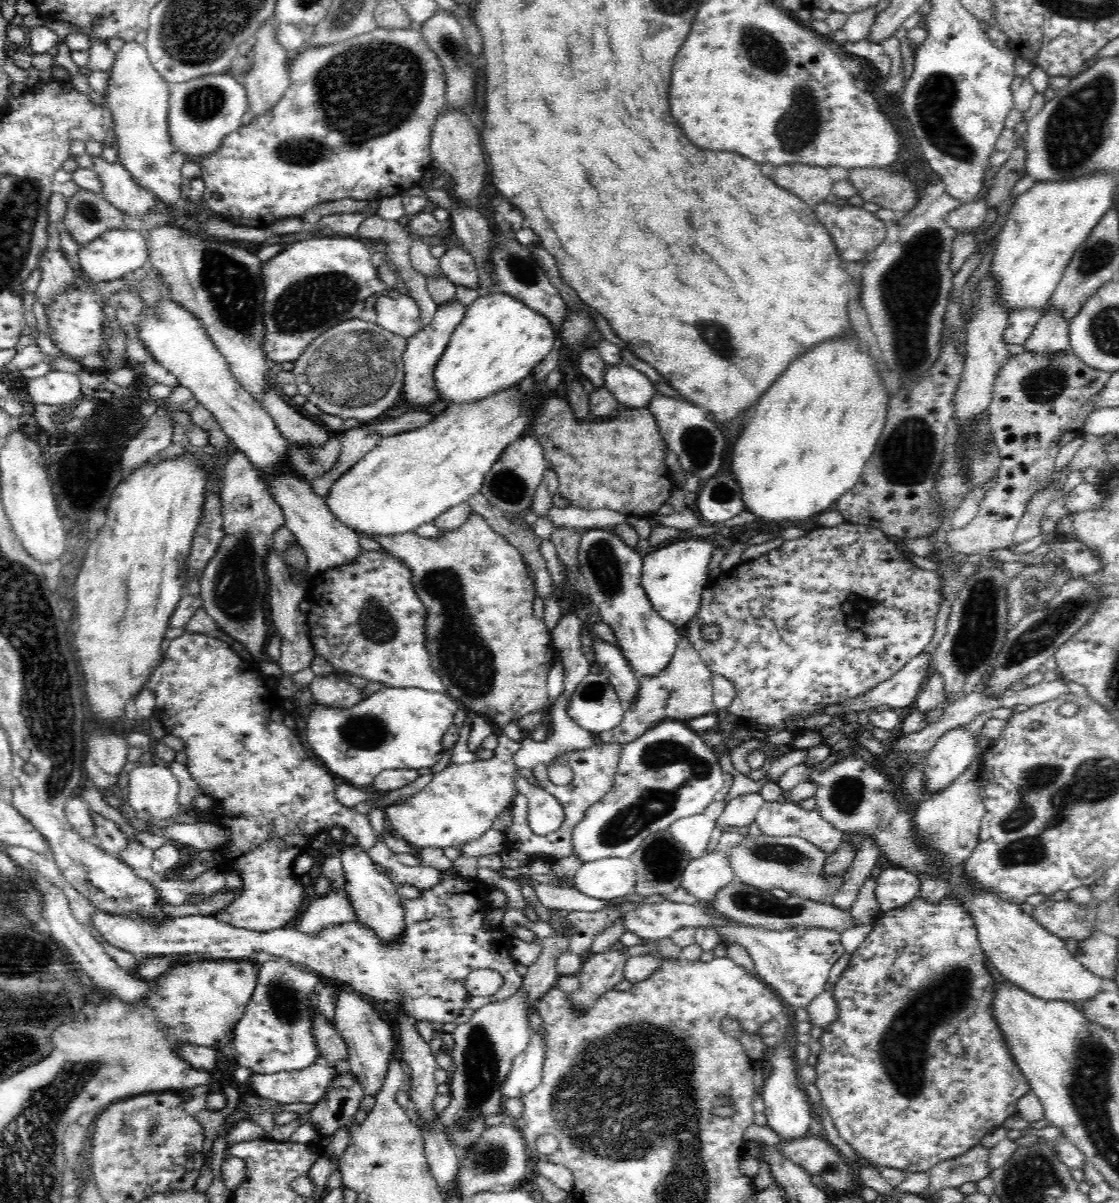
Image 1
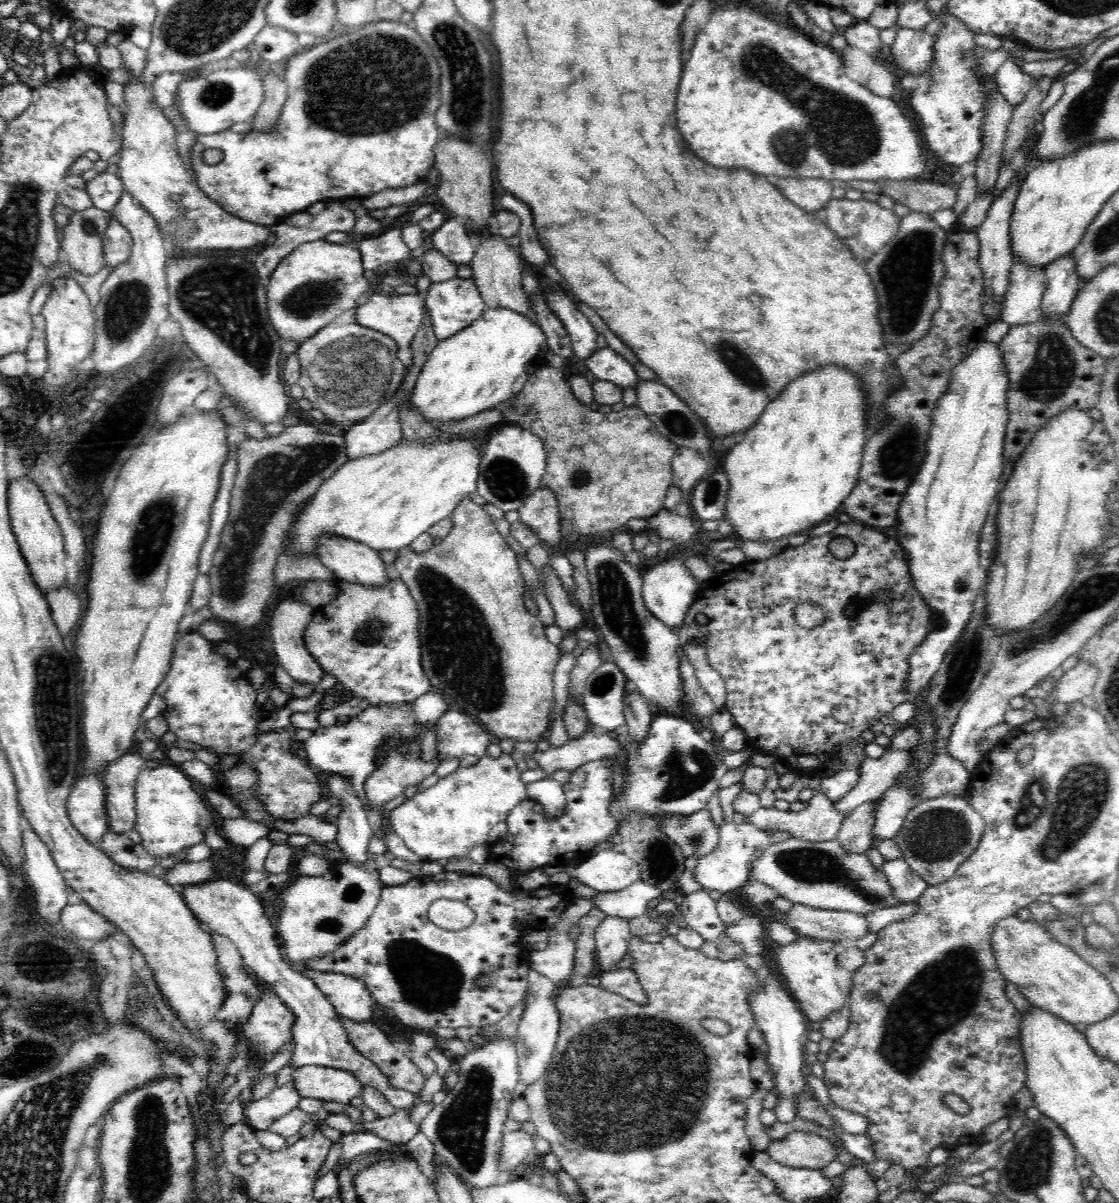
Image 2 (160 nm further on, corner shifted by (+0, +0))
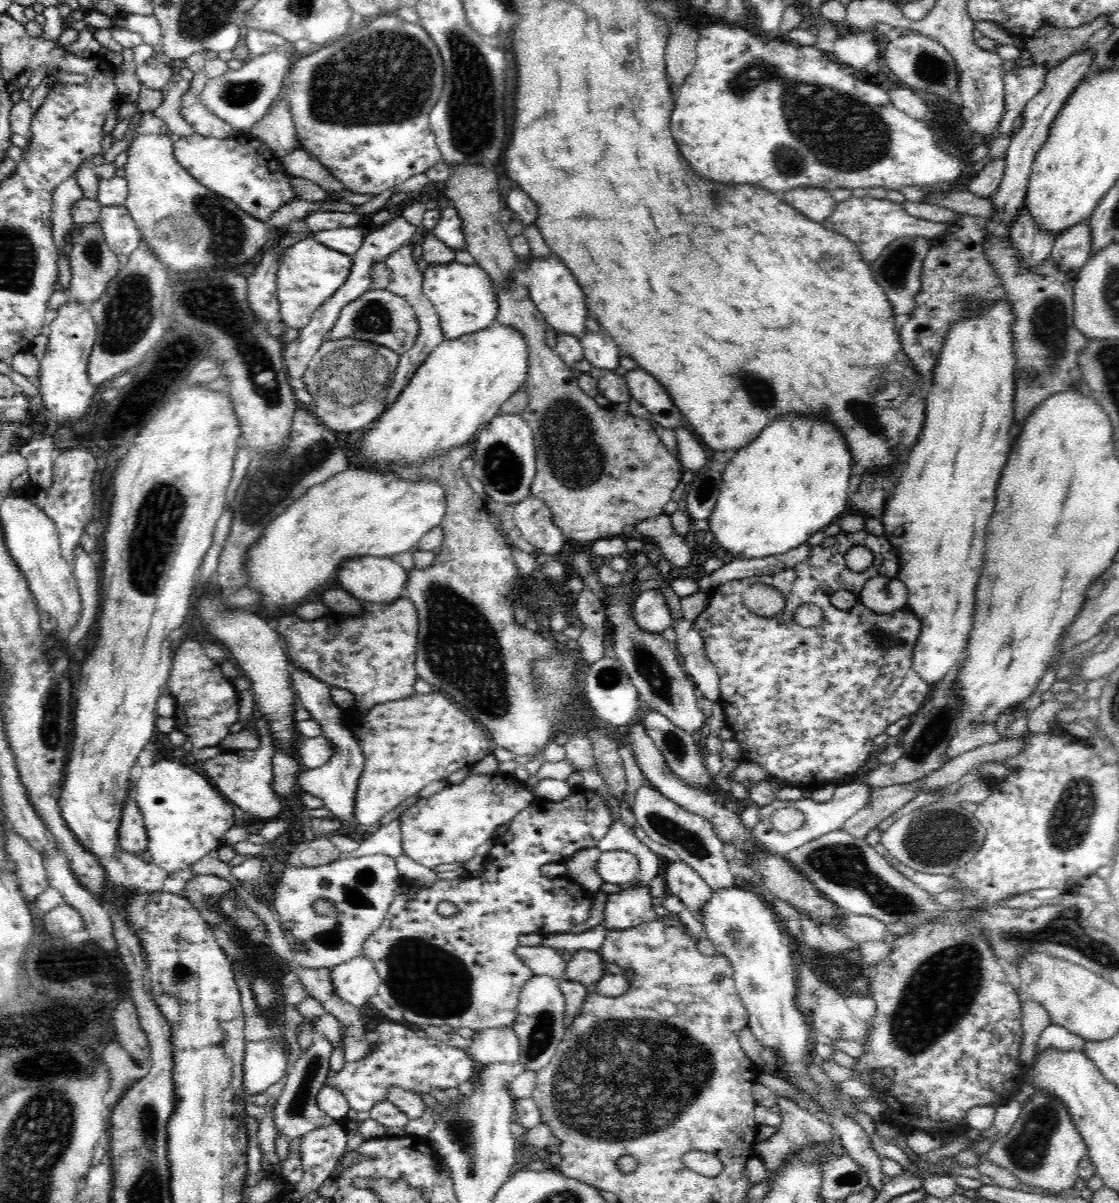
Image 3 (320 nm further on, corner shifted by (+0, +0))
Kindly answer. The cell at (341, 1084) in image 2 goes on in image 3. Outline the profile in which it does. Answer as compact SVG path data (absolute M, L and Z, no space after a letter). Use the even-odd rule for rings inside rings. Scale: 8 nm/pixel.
M381 1020L374 1032L378 1040L373 1049L363 1059L344 1062L342 1070L328 1072L325 1084L338 1088L349 1103L350 1109L357 1112L370 1111L380 1102L387 1101L393 1087L400 1087L416 1094L433 1094L434 1090L457 1089L464 1082L473 1082L478 1065L468 1054L468 1049L447 1045L442 1039L422 1038L414 1030L393 1022Z

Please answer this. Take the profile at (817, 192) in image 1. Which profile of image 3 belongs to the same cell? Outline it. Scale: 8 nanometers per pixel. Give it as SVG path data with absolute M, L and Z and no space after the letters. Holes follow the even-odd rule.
M817 187L794 188L782 194L781 199L786 205L820 224L834 214L837 204L830 189Z

